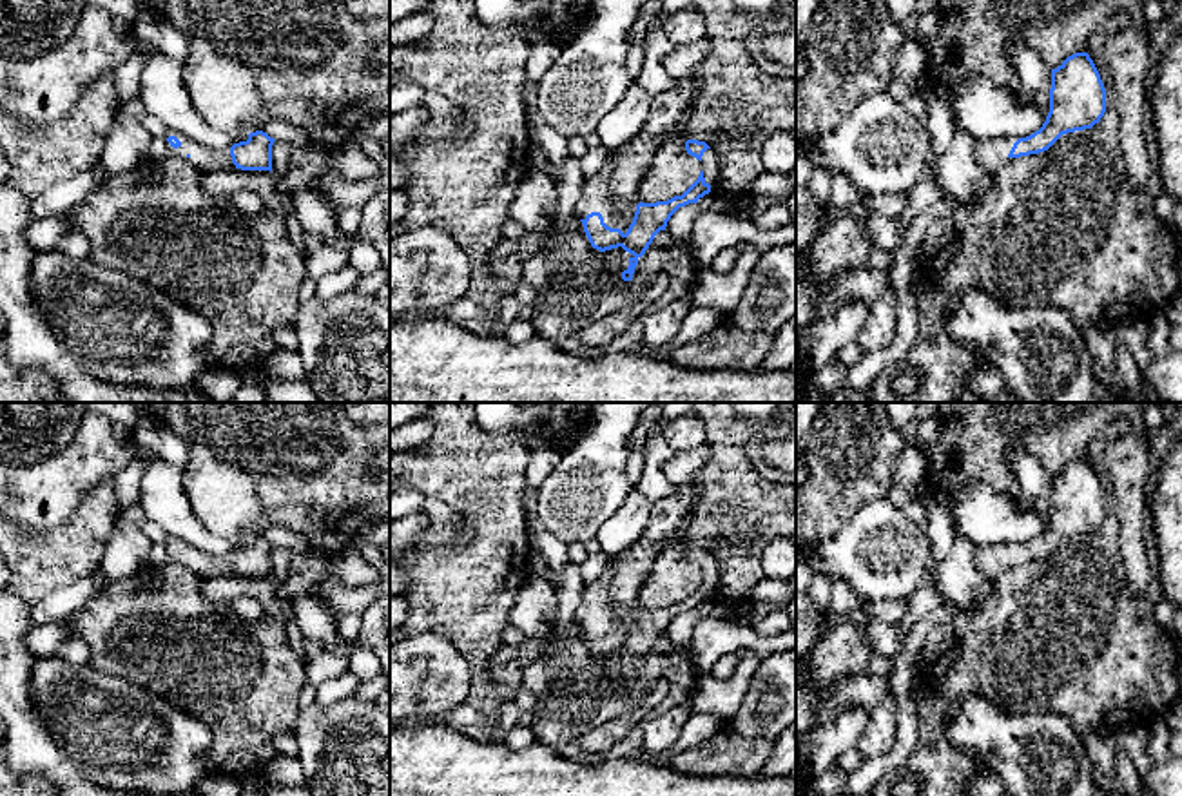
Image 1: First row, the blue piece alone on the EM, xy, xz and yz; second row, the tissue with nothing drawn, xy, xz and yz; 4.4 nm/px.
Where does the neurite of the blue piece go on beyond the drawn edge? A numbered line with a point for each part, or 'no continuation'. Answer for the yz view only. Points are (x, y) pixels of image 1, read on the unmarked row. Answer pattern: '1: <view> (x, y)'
1: yz (992, 561)

